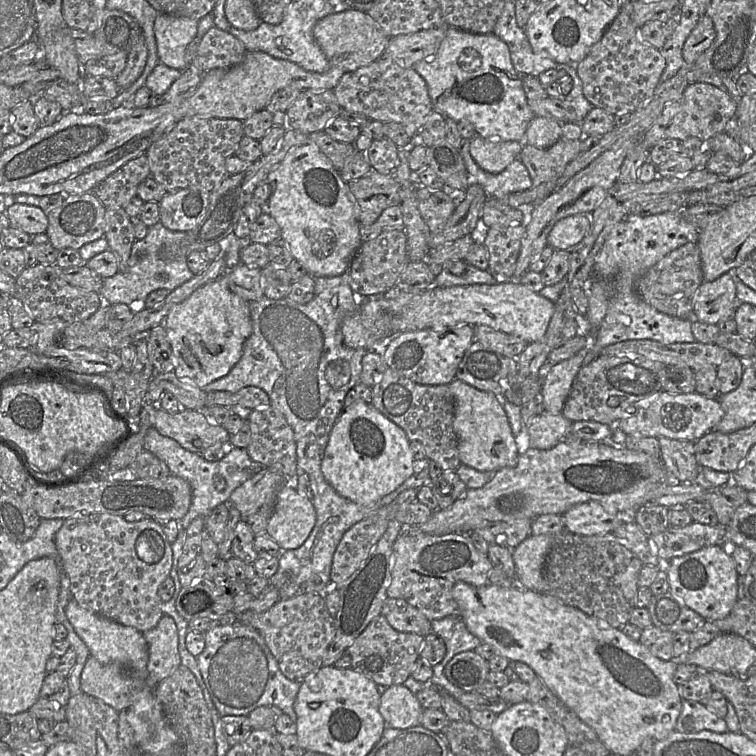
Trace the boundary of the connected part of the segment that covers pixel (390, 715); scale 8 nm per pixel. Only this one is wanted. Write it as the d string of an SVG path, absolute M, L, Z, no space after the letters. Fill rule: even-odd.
M403 684L387 687L381 694L379 712L387 726L406 729L420 725L423 707Z

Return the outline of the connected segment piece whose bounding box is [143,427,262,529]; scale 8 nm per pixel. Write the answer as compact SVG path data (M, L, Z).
M154 427L147 430L144 437L144 450L165 462L170 474L187 481L191 487L191 504L186 515L179 521L183 529L197 517L207 518L221 503L229 502L233 491L252 477L262 466L252 461L244 448L228 447L227 453L219 461L209 462L201 454L183 448L177 441L161 435Z

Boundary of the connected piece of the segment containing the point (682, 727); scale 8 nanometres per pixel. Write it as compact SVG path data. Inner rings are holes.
M682 699L682 710L675 730L682 733L697 733L702 730L724 733L728 728L725 719L709 711L704 703Z

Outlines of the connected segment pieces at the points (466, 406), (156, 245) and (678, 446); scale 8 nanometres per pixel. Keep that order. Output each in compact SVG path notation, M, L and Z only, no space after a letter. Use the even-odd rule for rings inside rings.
M457 378L448 386L455 400L453 430L461 463L487 472L515 467L519 457L518 448L501 398L492 392L478 390Z
M161 222L149 228L145 238L136 240L131 249L128 260L129 271L117 272L109 278L103 279L102 287L98 293L101 299L109 304L127 304L133 313L145 309L145 300L150 293L158 289L172 291L189 281L194 274L188 268L186 260L165 261L158 256L160 248L165 244L175 244L187 236L187 232L172 231Z
M662 436L657 440L668 477L678 482L697 482L701 467L696 460L694 442Z

